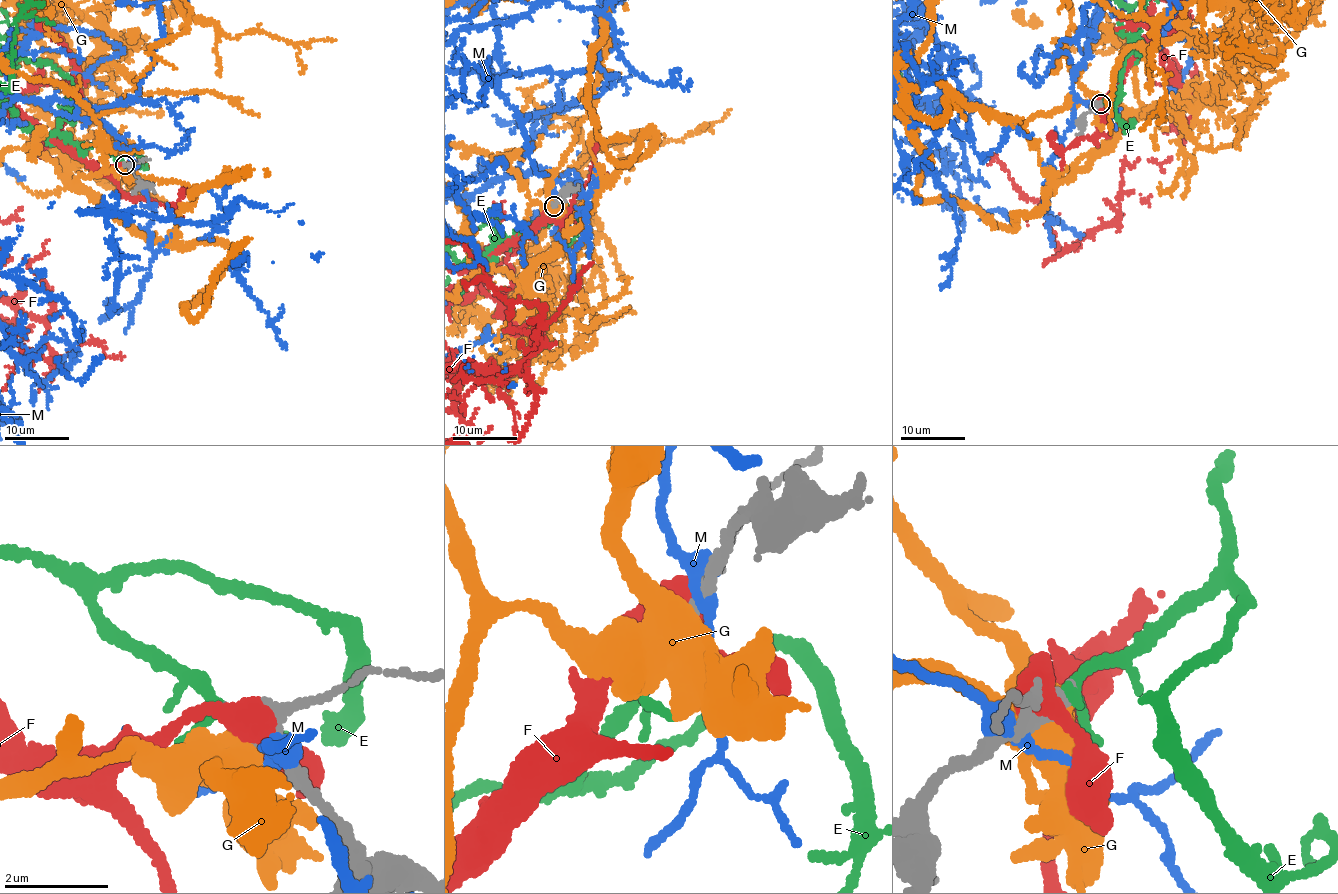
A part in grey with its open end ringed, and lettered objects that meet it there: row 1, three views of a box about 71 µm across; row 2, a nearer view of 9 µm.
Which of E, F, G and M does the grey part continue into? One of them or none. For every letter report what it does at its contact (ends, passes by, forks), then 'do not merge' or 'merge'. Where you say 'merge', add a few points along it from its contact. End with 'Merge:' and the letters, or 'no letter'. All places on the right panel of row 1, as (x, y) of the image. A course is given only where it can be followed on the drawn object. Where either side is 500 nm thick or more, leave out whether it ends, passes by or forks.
E: it passes by; merge
F: it passes by; do not merge
G: do not merge
M: it passes by; do not merge
Merge: E

